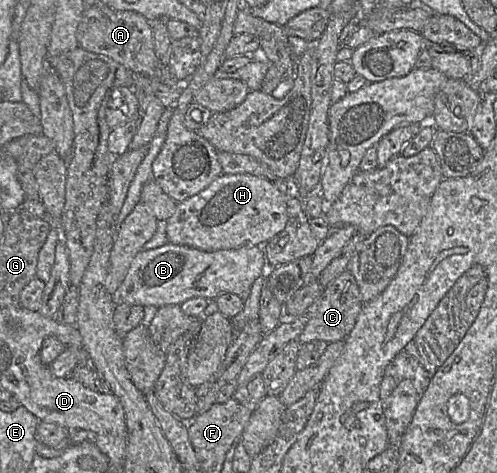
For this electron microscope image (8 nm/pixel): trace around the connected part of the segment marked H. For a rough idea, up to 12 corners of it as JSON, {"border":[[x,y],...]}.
{"border":[[221,174],[178,202],[168,242],[263,246],[287,223],[269,180]]}

